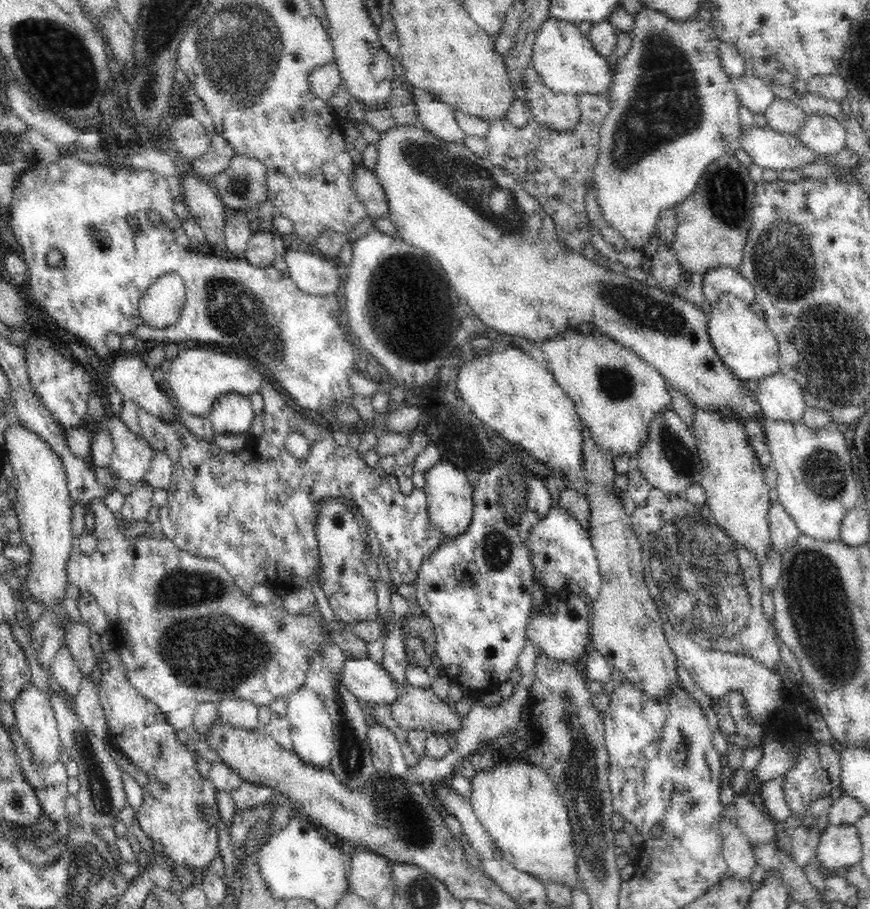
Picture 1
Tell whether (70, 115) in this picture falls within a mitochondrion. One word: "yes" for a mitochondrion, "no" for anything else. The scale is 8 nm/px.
no

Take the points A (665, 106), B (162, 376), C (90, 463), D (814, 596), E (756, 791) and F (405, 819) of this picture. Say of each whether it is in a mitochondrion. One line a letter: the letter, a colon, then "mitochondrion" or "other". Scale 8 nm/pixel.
A: mitochondrion
B: other
C: other
D: mitochondrion
E: other
F: mitochondrion

